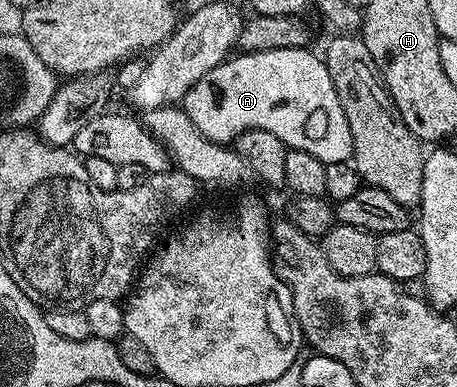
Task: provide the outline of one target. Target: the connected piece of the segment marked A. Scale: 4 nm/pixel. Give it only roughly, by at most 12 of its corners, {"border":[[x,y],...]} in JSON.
{"border":[[236,53],[181,108],[209,140],[265,128],[322,162],[355,152],[326,61]]}

